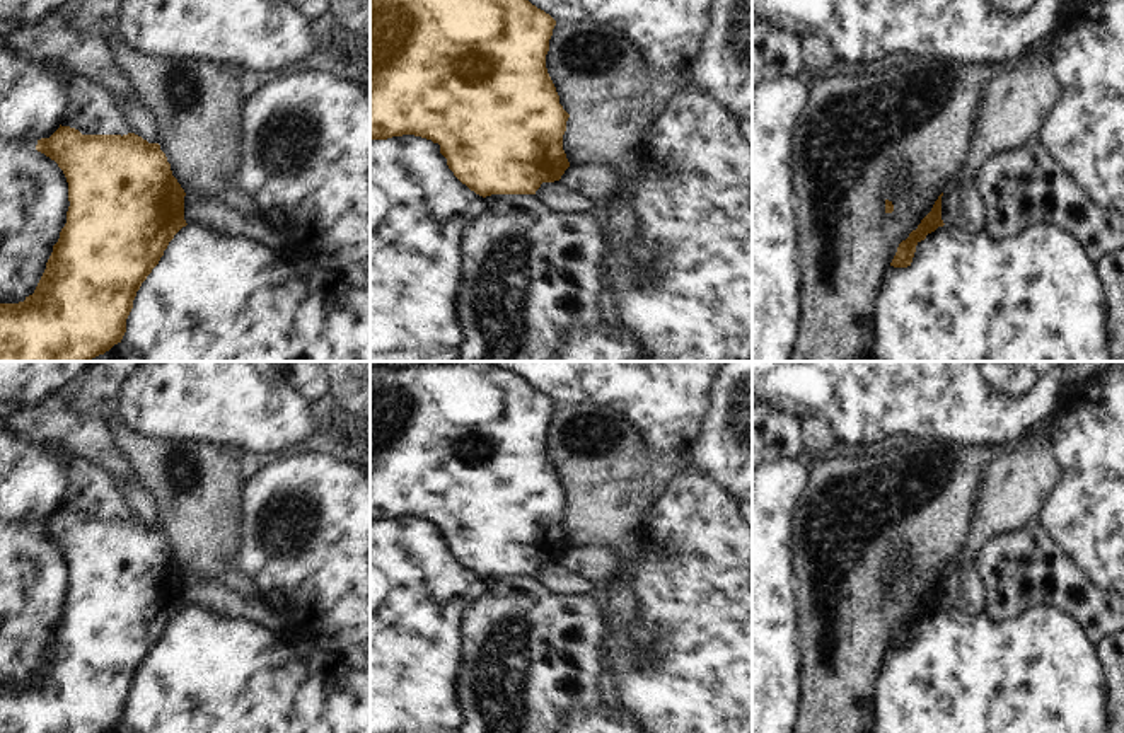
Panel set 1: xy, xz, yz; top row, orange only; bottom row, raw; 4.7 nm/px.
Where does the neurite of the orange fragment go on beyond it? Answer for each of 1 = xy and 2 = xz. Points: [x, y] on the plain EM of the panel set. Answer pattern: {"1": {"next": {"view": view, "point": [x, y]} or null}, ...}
{"1": {"next": null}, "2": {"next": null}}

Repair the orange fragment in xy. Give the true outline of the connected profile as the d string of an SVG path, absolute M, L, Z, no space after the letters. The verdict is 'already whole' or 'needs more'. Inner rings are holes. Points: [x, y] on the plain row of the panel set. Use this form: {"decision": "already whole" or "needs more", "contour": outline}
{"decision": "already whole", "contour": "M60 506L49 520L38 522L36 532L63 552L70 588L34 675L19 685L0 685L0 733L109 733L126 714L126 701L142 665L159 646L174 617L188 607L186 574L172 557L160 527L135 515L82 517Z"}

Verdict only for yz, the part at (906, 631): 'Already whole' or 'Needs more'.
Already whole

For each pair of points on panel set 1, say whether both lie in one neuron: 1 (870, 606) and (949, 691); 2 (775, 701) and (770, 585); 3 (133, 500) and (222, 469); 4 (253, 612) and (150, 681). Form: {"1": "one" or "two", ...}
{"1": "two", "2": "one", "3": "two", "4": "two"}

